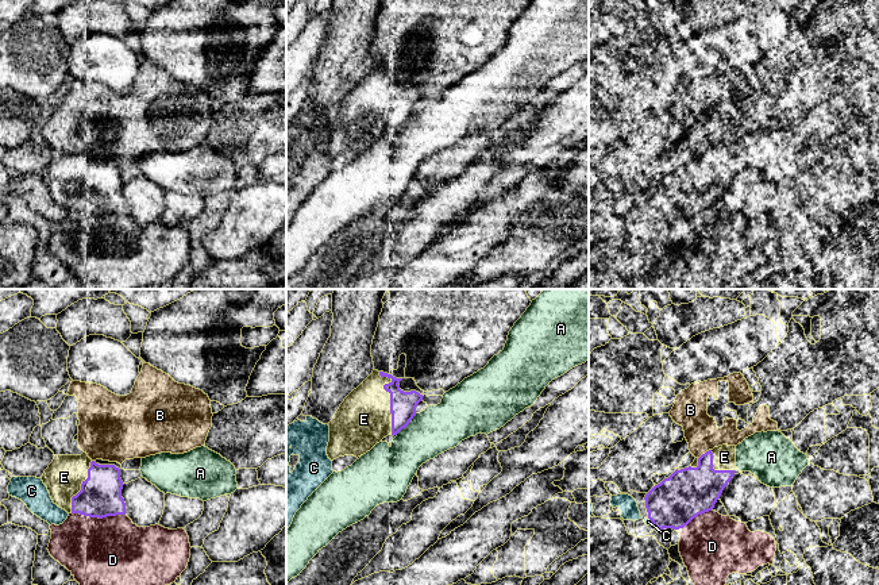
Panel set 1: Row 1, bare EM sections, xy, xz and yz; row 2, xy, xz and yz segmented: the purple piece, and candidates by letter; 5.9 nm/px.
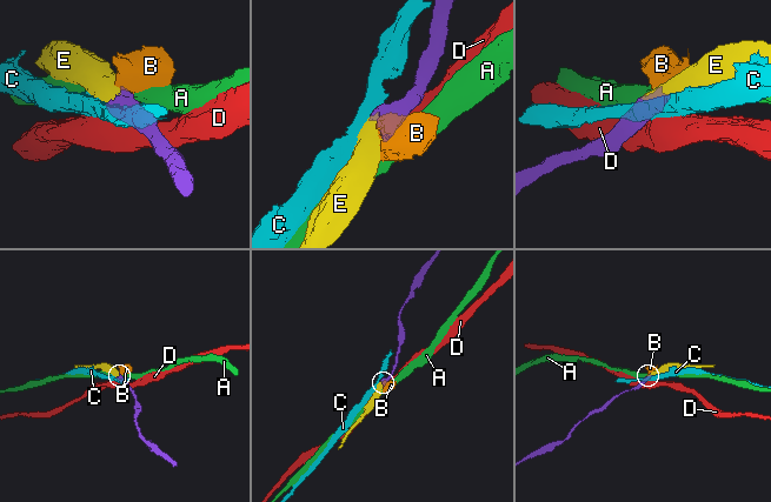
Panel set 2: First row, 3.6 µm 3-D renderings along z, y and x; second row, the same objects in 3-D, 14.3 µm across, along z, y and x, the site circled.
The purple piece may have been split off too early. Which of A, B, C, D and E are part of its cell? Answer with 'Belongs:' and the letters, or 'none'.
Belongs: E

